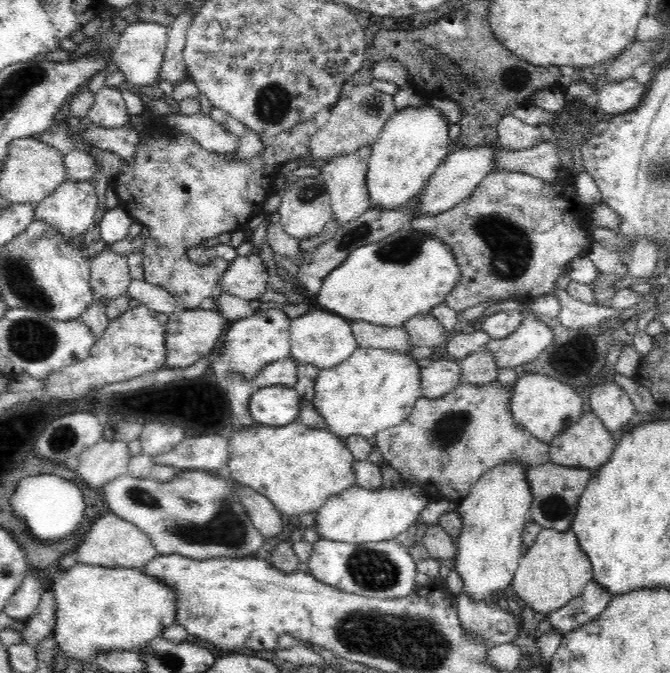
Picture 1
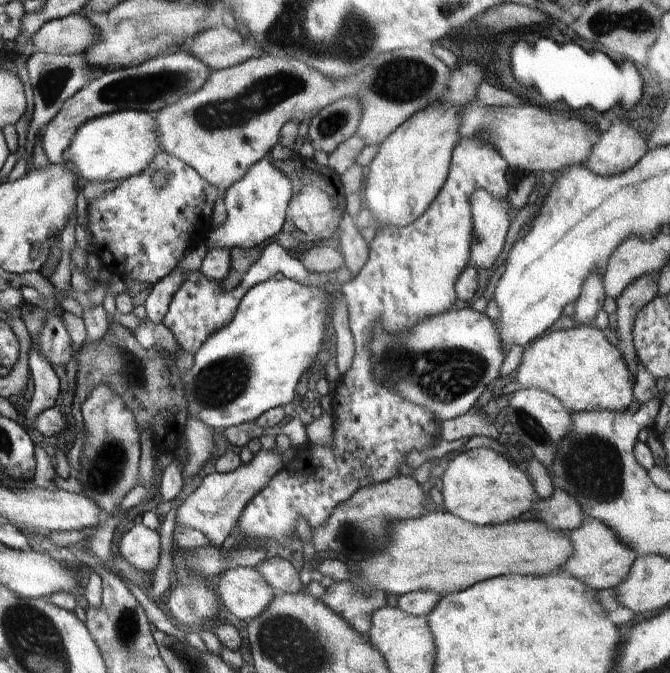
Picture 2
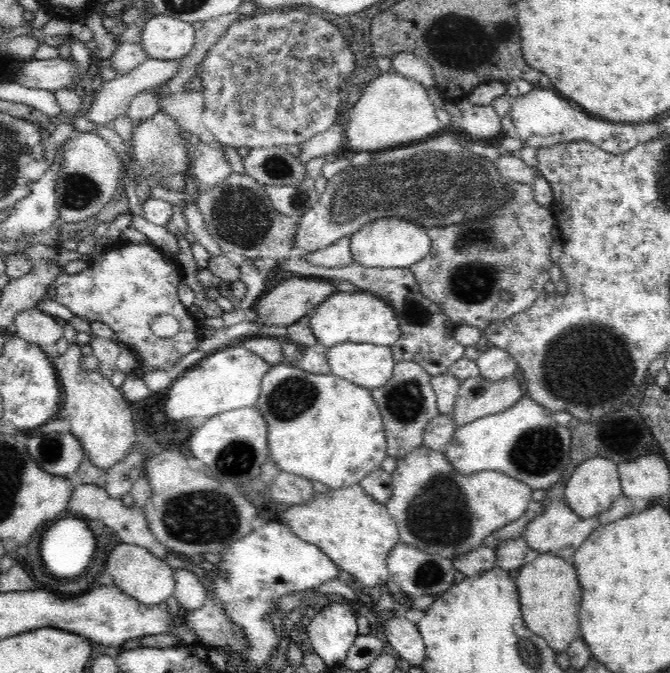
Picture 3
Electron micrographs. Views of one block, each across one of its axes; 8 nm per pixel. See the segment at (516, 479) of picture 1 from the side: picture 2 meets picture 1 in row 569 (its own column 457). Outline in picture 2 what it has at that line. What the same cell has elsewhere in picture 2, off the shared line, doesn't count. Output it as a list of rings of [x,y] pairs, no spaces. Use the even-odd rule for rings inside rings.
[[[479,447],[458,454],[448,463],[441,479],[444,508],[478,526],[512,522],[532,510],[532,504],[540,500],[526,473],[494,448]]]

